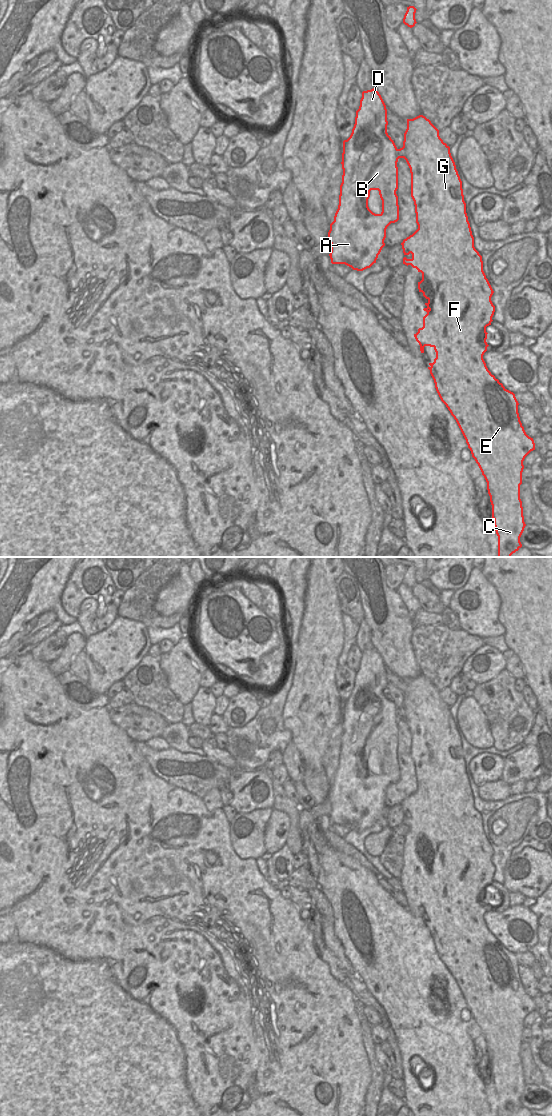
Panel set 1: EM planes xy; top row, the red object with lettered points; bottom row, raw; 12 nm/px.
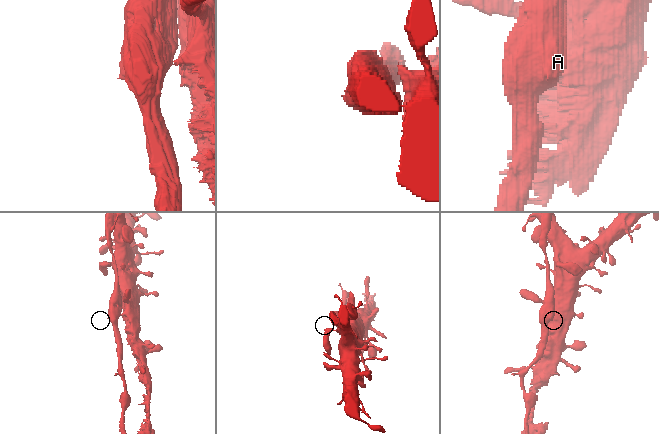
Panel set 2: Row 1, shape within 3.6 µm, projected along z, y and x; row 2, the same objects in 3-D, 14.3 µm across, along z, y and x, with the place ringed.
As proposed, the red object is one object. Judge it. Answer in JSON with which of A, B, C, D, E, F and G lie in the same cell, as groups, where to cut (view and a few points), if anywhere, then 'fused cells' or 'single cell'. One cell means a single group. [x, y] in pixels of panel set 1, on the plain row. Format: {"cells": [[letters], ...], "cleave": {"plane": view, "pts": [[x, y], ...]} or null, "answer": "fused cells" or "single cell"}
{"cells": [["A", "B", "D"], ["C", "E", "F", "G"]], "cleave": {"plane": "xy", "pts": [[398, 709], [399, 717]]}, "answer": "fused cells"}

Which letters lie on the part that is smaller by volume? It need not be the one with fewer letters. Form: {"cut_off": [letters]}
{"cut_off": ["A", "B", "D"]}

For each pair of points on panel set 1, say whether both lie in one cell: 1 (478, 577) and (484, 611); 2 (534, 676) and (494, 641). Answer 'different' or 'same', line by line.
1: same
2: different

